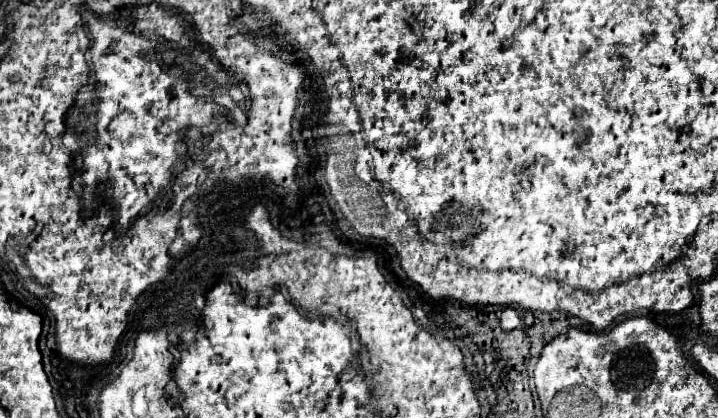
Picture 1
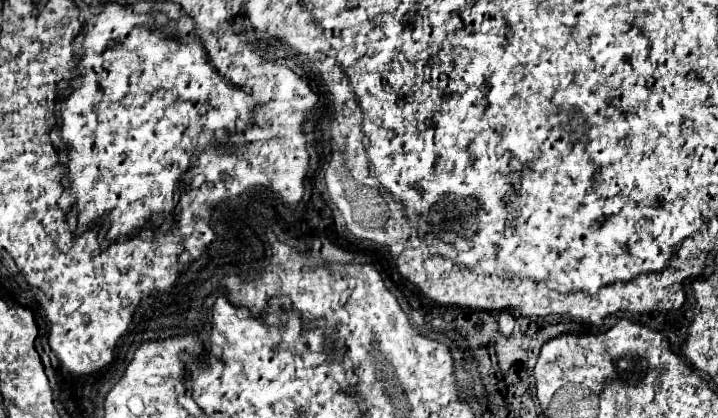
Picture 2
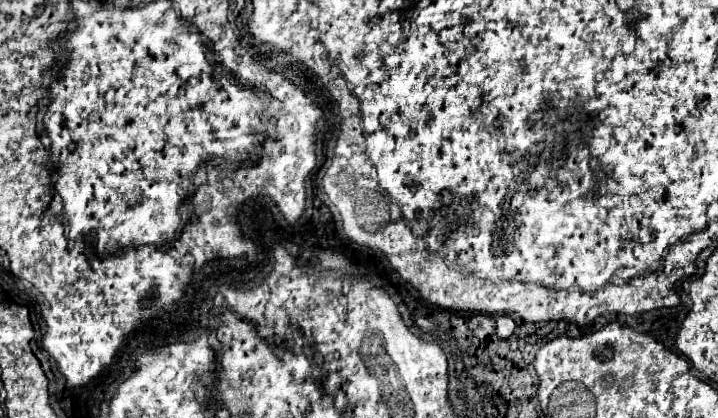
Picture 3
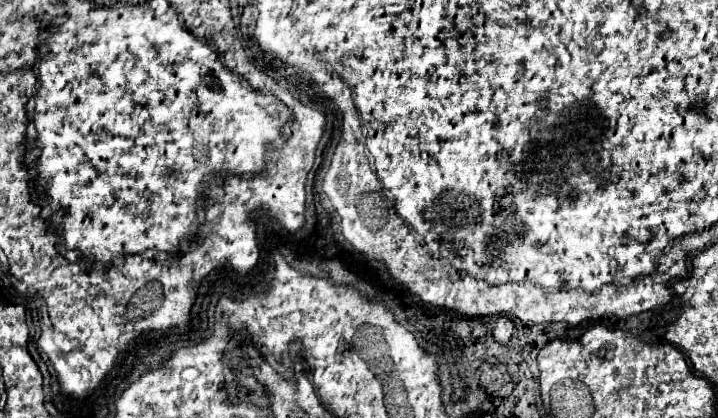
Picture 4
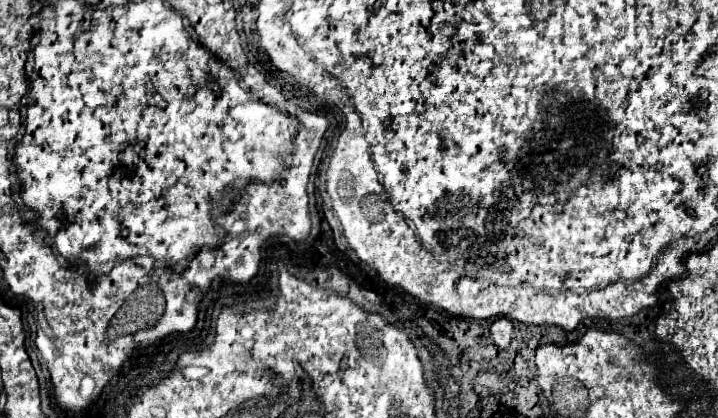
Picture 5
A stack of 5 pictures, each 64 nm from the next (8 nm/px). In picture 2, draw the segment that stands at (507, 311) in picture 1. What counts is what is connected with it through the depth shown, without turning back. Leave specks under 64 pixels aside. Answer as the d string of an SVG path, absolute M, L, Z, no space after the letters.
M502 312L500 318L498 318L498 326L500 326L500 332L504 336L510 336L512 330L514 330L514 324L516 324L516 318L512 312Z

